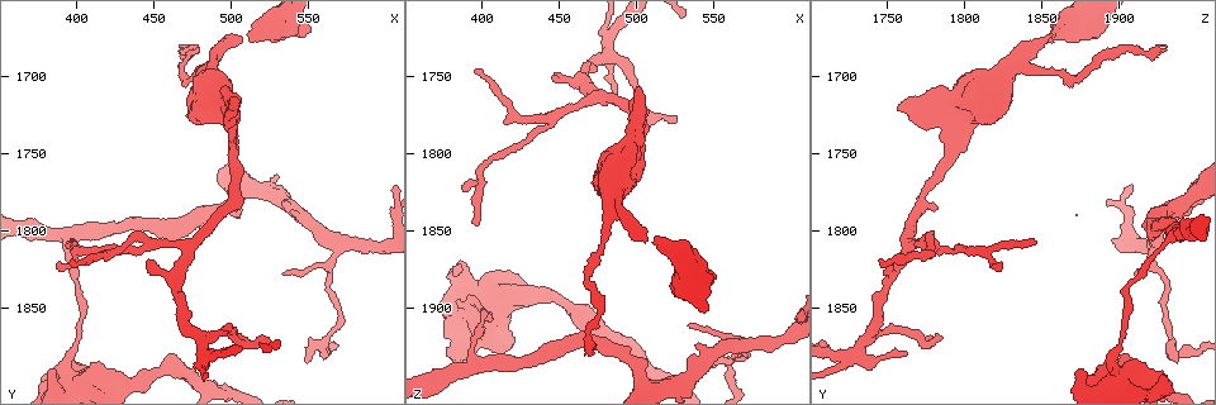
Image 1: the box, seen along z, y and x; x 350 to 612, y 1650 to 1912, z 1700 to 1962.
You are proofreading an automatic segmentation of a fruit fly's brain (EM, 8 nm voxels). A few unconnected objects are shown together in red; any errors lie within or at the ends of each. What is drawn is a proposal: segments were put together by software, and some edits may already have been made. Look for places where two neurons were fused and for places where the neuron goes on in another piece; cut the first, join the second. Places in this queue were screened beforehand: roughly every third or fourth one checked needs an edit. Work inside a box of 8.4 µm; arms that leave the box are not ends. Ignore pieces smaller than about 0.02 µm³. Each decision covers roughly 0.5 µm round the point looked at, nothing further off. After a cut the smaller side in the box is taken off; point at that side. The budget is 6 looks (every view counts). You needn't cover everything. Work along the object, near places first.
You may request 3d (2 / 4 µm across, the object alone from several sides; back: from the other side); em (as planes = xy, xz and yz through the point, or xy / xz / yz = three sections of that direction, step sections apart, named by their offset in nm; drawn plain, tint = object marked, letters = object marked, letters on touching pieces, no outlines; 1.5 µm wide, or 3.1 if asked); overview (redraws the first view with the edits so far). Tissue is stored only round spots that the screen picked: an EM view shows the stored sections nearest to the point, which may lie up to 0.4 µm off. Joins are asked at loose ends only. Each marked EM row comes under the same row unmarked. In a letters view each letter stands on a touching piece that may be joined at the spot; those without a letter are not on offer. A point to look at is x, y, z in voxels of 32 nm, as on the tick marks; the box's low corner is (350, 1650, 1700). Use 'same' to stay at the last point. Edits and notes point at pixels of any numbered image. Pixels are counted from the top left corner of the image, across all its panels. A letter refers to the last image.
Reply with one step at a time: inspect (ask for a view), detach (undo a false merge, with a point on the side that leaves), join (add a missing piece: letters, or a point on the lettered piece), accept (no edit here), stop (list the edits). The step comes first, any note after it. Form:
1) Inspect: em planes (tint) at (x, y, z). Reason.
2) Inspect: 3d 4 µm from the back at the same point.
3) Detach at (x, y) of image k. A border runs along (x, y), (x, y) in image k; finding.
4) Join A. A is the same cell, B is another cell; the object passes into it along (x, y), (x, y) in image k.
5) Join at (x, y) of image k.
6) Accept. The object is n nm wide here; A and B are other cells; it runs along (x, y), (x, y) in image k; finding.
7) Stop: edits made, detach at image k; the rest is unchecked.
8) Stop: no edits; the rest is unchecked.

Inspect: 3d 4 µm at (534, 1828, 1912). Free end.

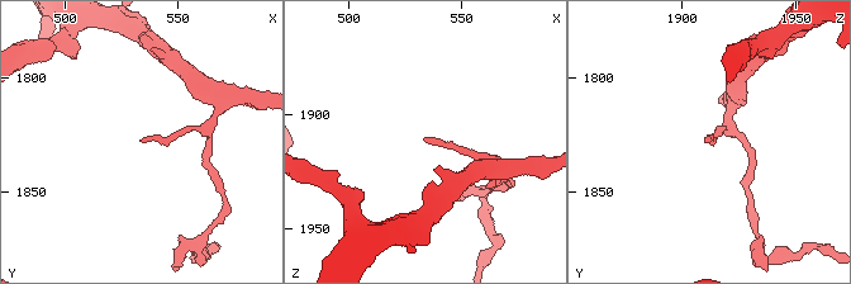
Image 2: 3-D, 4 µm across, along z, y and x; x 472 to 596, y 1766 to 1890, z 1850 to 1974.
Inspect: em yz step 4 (letters) at (534, 1828, 1910).

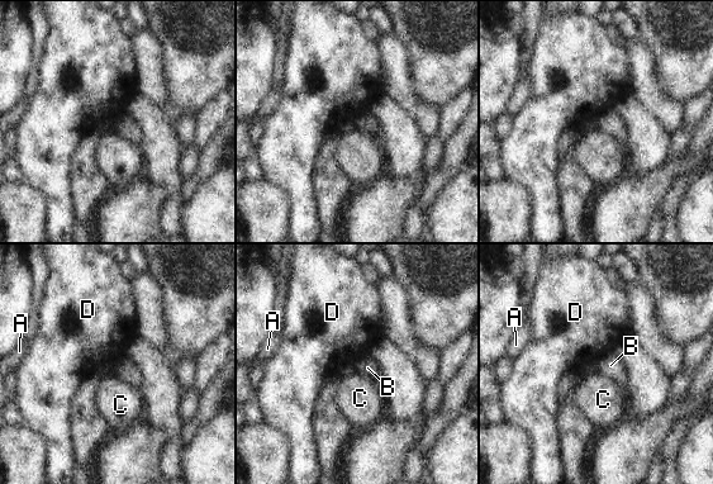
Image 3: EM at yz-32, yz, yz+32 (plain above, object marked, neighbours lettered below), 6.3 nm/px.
Inspect: em planes (letters) at the same point. Another direction.

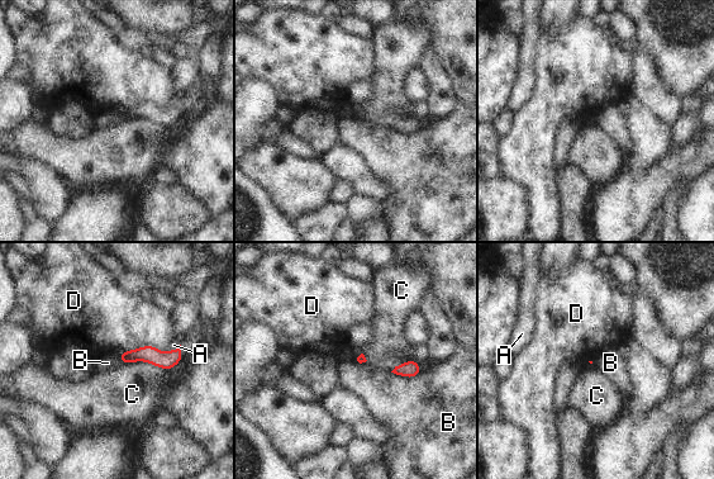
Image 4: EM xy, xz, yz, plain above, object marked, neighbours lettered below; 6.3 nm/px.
Accept. A, B, C and D are other cells; it runs along (179, 354), (123, 357) in image 4; no lettered piece goes on from it.

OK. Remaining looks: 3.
Inspect: em planes (letters) at (562, 1878, 1936). Sharp bend.

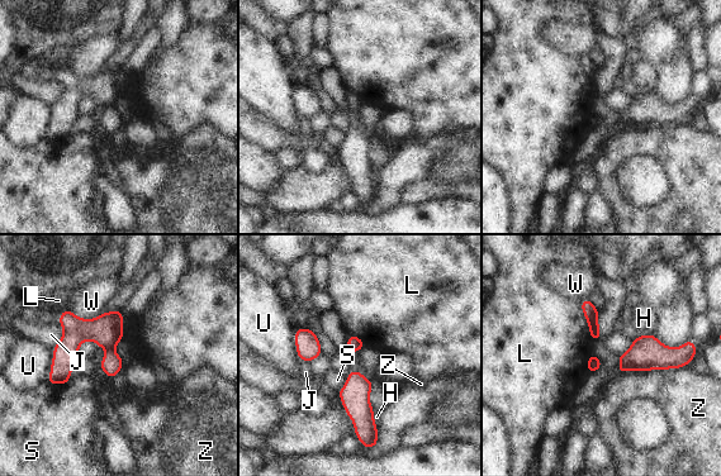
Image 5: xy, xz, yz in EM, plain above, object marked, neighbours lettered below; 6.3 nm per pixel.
Detach at (105, 331) of image 5. The object is 110 nm wide here; H, J, L, S, U, W and Z are other cells; two neurons meet here.

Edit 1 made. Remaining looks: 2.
Stop: edits made, detach at image 5; the rest is unchecked.

